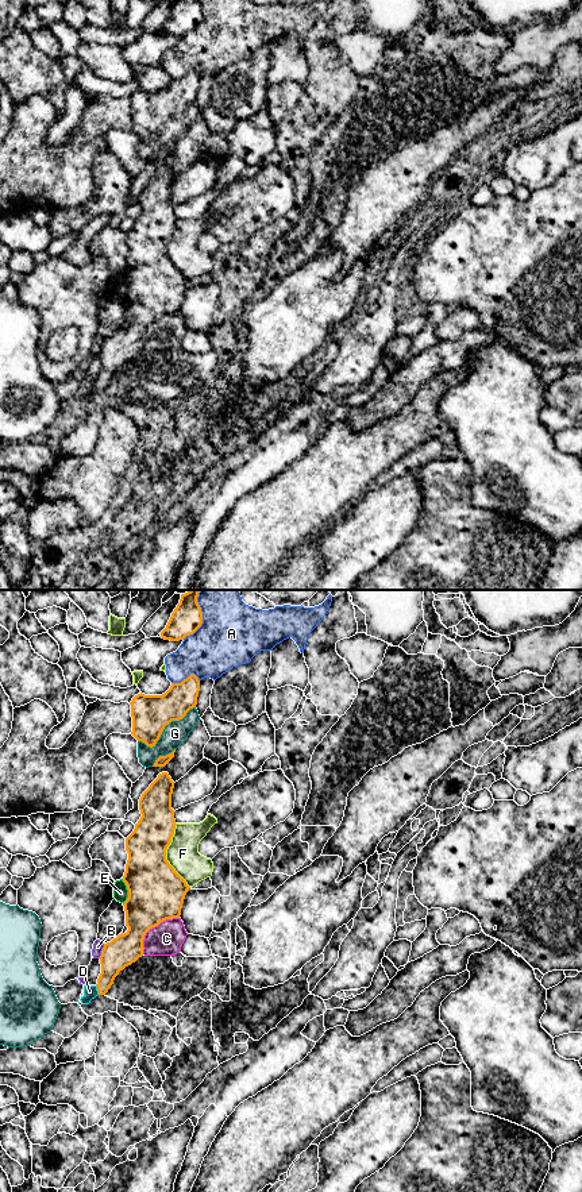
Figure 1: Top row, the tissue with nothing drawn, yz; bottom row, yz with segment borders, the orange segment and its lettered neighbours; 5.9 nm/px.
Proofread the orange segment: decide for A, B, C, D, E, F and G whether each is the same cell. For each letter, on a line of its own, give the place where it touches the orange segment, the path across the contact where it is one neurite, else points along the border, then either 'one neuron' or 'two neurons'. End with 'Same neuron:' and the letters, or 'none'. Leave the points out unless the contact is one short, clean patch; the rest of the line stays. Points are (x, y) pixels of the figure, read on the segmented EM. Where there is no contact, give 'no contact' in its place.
A: meets orange in yz at (201, 617); two neurons
B: meets orange in yz at (101, 951); two neurons
C: meets orange in yz at (151, 928); two neurons
D: meets orange in yz at (97, 990); runs through yz (116, 955), (104, 983), (97, 990), (89, 991); one neuron
E: meets orange in yz at (128, 892); border along yz (122, 879), (127, 890), (127, 899), (123, 905); two neurons
F: meets orange in yz at (165, 856); two neurons
G: meets orange in yz at (164, 728); two neurons
Same neuron: D

